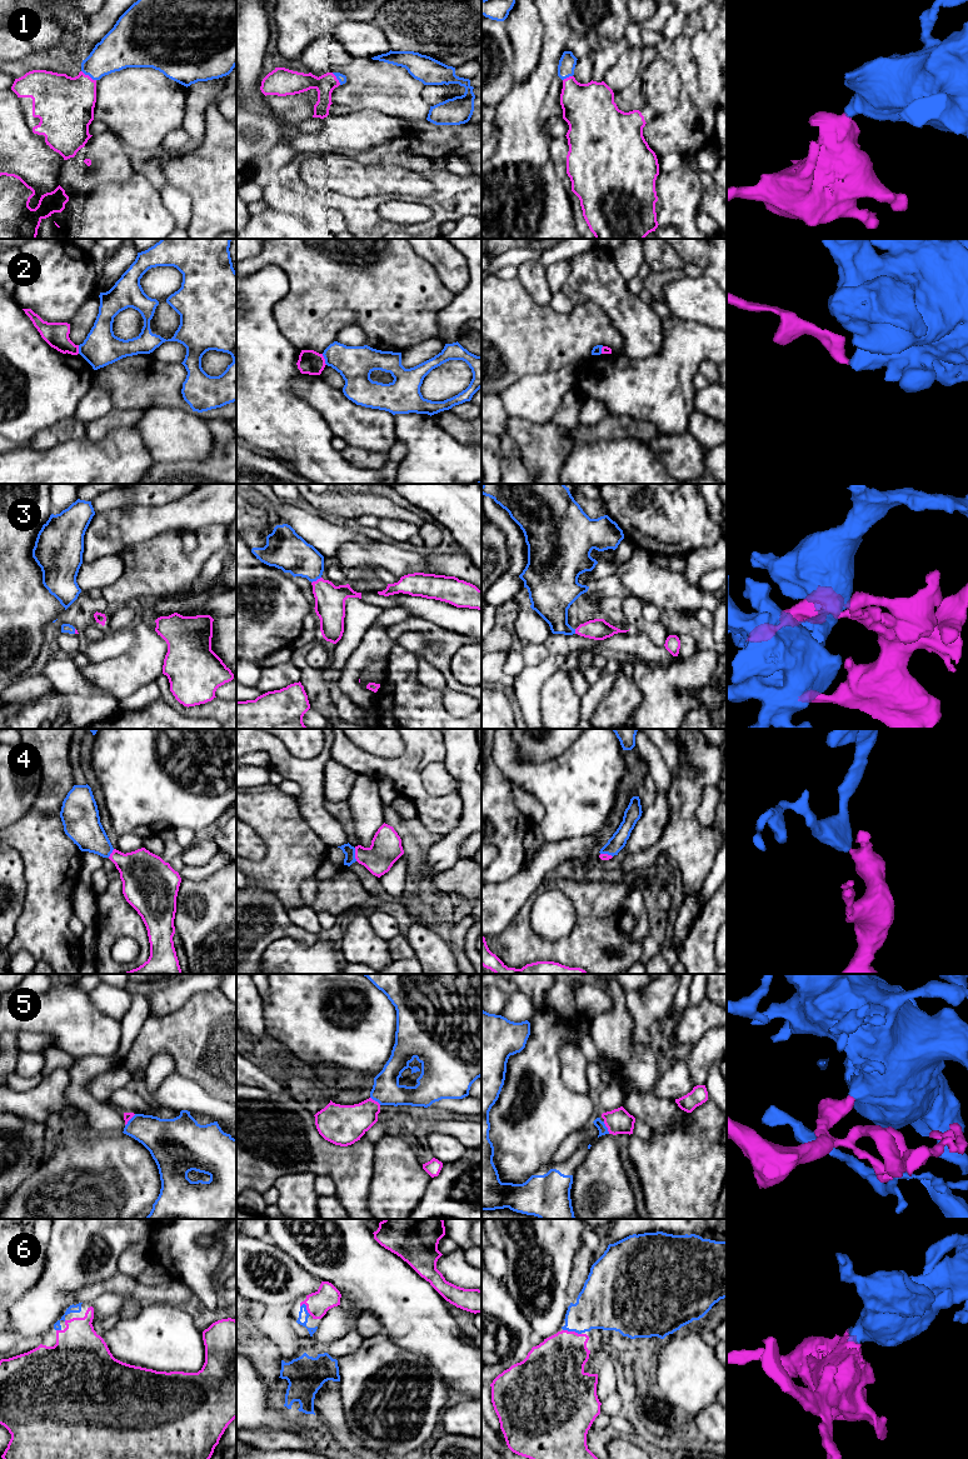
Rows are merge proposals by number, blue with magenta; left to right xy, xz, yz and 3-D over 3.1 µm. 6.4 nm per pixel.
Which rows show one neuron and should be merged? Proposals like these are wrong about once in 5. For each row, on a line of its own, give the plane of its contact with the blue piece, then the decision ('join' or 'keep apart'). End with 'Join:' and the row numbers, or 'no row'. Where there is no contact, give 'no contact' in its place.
1: xy | join
2: xz | keep apart
3: xz | join
4: xz | join
5: yz | join
6: yz | join
Join: 1, 3, 4, 5, 6

